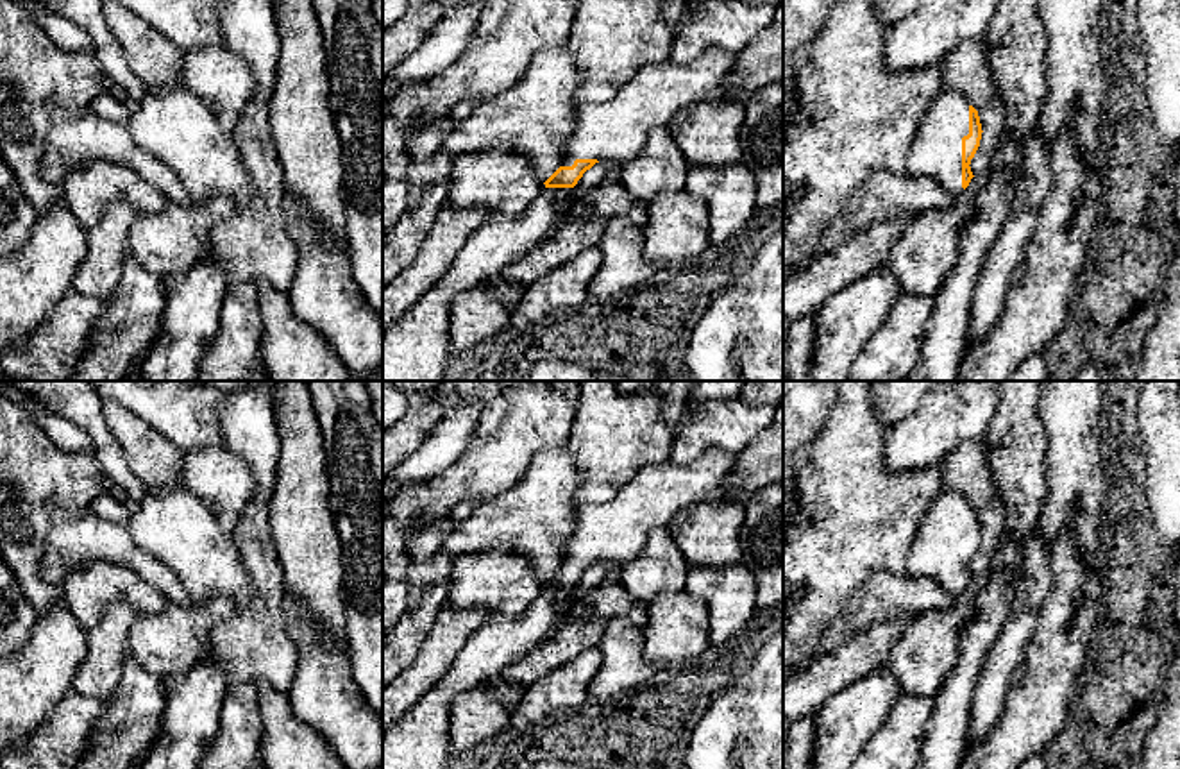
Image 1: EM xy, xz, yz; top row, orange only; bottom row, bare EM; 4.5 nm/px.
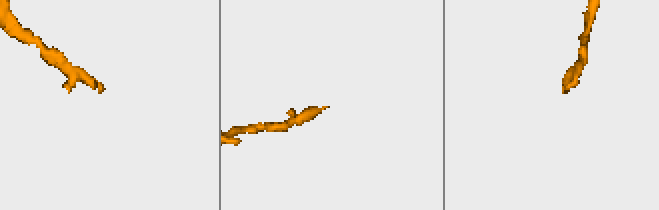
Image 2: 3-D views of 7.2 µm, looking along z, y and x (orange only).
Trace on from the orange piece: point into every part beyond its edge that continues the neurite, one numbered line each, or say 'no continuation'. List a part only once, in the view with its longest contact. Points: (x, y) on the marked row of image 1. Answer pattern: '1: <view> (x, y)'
1: yz (935, 151)

